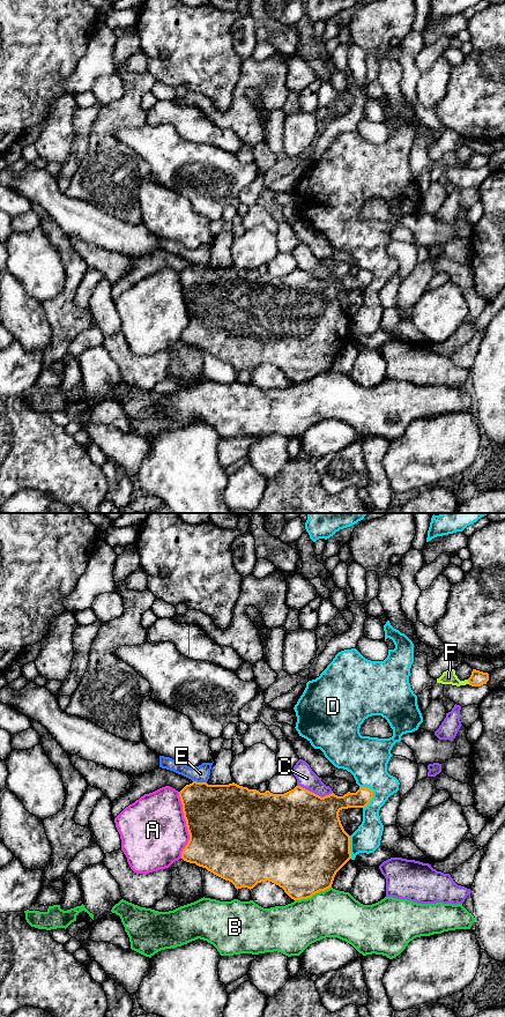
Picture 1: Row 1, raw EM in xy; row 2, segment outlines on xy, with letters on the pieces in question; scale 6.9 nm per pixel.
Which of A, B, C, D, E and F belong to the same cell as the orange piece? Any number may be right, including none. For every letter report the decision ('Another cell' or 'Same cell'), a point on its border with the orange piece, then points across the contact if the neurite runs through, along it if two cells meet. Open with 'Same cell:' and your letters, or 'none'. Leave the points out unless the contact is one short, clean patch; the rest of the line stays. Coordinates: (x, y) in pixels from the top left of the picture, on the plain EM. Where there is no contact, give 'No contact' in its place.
Same cell: none
A: Another cell. Touches orange at xy (186, 307)
B: Another cell. Touches orange at xy (312, 377)
C: Another cell. Touches orange at xy (313, 275)
D: Another cell. Touches orange at xy (372, 275)
E: Another cell. Touches orange at xy (200, 265). Boundary: xy (193, 262), (206, 265)
F: Another cell. Touches orange at xy (468, 163)

